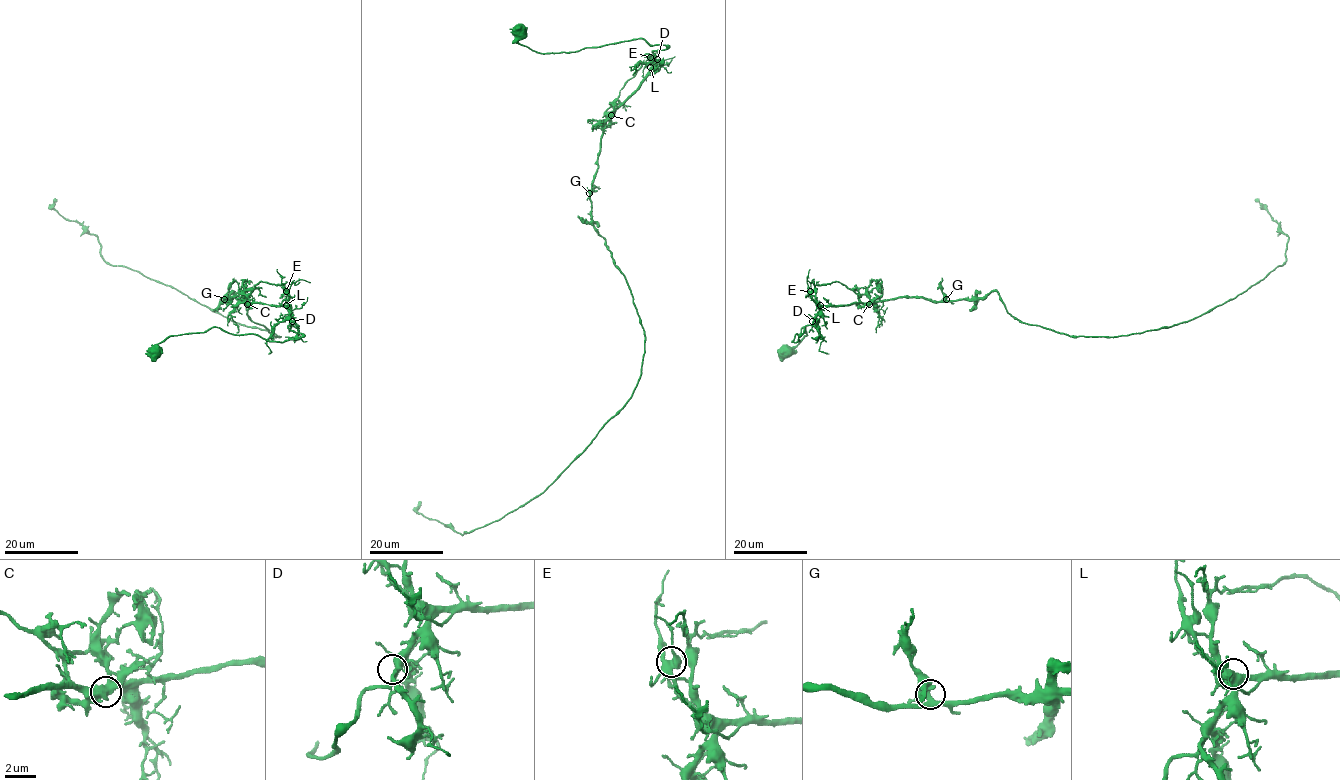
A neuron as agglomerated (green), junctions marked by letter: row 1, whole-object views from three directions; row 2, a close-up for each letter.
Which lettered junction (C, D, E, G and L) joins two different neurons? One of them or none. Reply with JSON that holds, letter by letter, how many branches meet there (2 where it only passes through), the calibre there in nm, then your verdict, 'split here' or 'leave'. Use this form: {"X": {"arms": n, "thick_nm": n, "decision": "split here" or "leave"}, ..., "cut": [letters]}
{"C": {"arms": 2, "thick_nm": 650, "decision": "split here"}, "D": {"arms": 6, "thick_nm": 300, "decision": "leave"}, "E": {"arms": 5, "thick_nm": 480, "decision": "leave"}, "G": {"arms": 5, "thick_nm": 440, "decision": "leave"}, "L": {"arms": 3, "thick_nm": 440, "decision": "leave"}, "cut": ["C"]}

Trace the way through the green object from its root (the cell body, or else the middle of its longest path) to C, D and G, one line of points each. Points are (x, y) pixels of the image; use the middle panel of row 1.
C: (517, 30), (520, 44), (541, 53), (634, 38), (665, 45), (652, 51), (655, 60), (648, 76), (612, 116)
D: (517, 30), (520, 44), (541, 53), (573, 52), (644, 38), (650, 45), (666, 46), (652, 51), (657, 59)
G: (517, 30), (520, 44), (541, 53), (634, 38), (666, 46), (652, 51), (648, 76), (605, 122), (589, 193)

